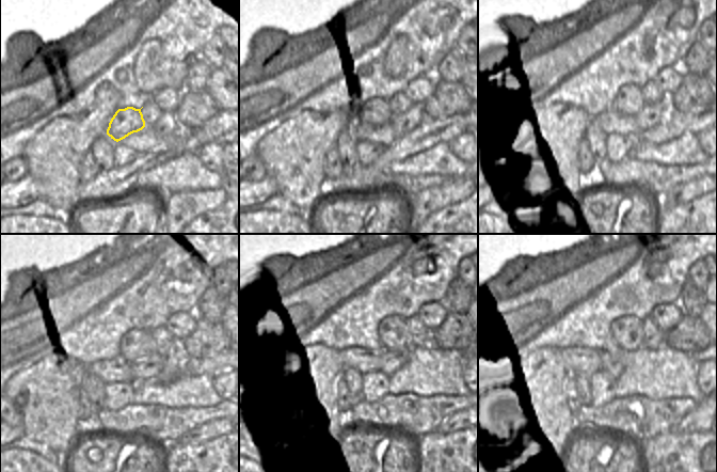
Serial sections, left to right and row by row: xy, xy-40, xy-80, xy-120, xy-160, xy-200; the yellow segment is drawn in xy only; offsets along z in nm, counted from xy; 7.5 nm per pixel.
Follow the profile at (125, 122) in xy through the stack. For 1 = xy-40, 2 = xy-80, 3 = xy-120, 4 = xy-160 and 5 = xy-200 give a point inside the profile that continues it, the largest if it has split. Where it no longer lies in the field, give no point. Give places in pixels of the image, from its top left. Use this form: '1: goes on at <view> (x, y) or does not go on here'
1: goes on at xy-40 (361, 124)
2: goes on at xy-80 (630, 100)
3: goes on at xy-120 (152, 340)
4: goes on at xy-160 (393, 331)
5: goes on at xy-200 (628, 332)

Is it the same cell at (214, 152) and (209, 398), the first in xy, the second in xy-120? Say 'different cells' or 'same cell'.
different cells

